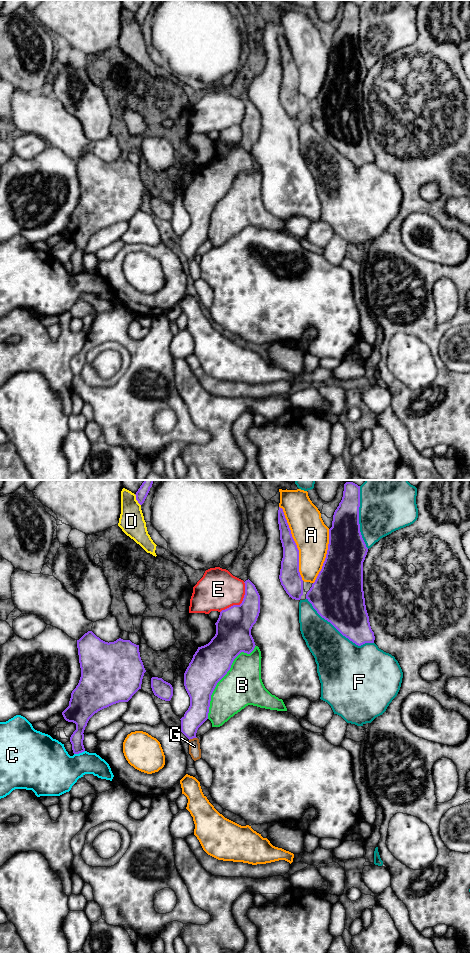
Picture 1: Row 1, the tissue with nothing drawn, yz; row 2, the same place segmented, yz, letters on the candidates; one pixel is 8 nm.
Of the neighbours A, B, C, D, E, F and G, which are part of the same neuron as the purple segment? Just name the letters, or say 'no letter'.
B

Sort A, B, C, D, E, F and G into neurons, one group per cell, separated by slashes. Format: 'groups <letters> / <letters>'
groups A / B / C / D / E / F / G

